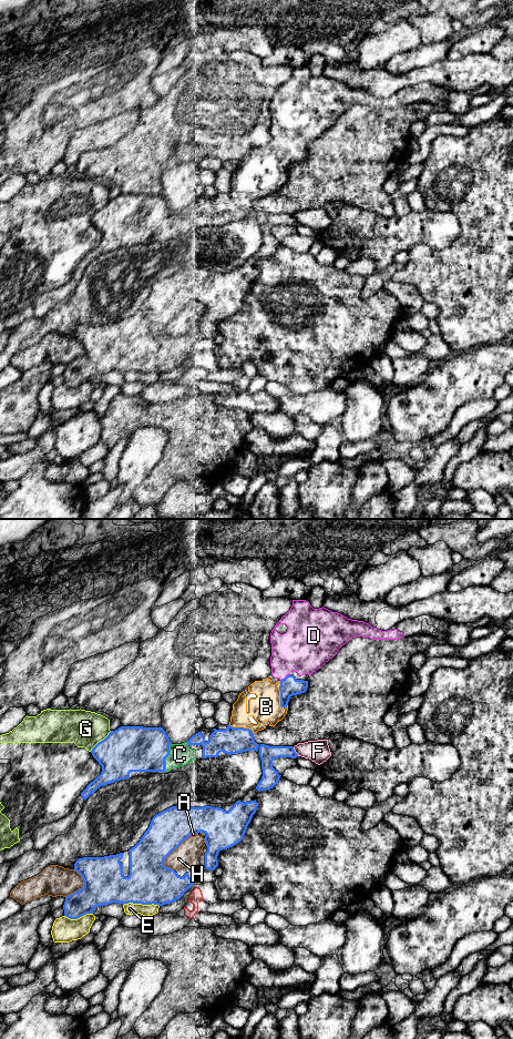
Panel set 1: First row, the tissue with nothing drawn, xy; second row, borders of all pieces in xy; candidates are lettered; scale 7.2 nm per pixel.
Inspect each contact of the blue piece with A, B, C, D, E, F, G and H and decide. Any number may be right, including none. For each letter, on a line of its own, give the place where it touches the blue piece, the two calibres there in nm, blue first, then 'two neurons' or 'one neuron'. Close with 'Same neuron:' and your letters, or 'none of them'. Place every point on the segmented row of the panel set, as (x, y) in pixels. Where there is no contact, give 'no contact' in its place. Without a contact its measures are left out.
A: xy (193, 833) | 280/20 nm | two neurons
B: xy (280, 695) | 140/200 nm | one neuron
C: xy (166, 756) | 340/160 nm | one neuron
D: xy (285, 678) | 140/360 nm | one neuron
E: xy (141, 903) | 320/90 nm | two neurons
F: xy (295, 752) | 120/160 nm | two neurons
G: xy (101, 741) | 340/260 nm | two neurons
H: xy (172, 851) | 280/160 nm | two neurons
Same neuron: B, C, D

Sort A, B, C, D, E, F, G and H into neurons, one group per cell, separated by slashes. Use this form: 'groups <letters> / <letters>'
groups A H / B C D / E / F / G

